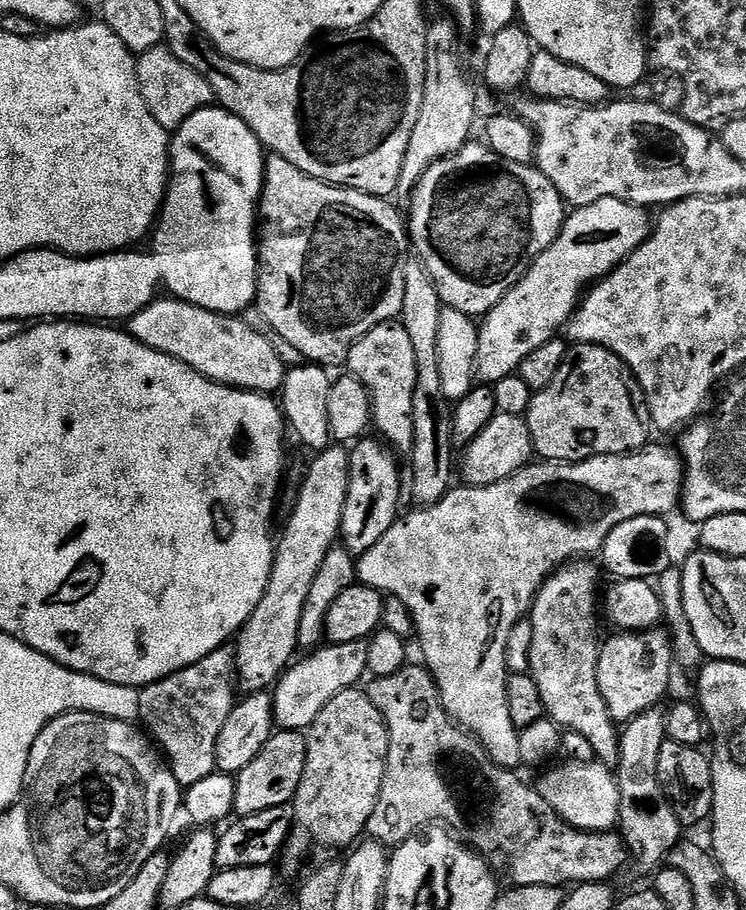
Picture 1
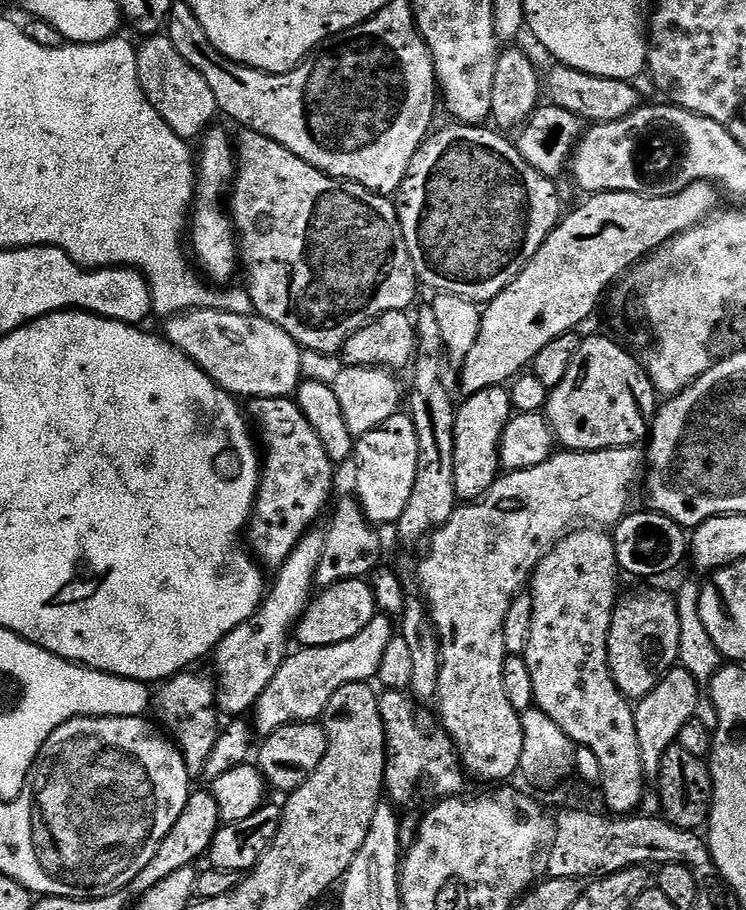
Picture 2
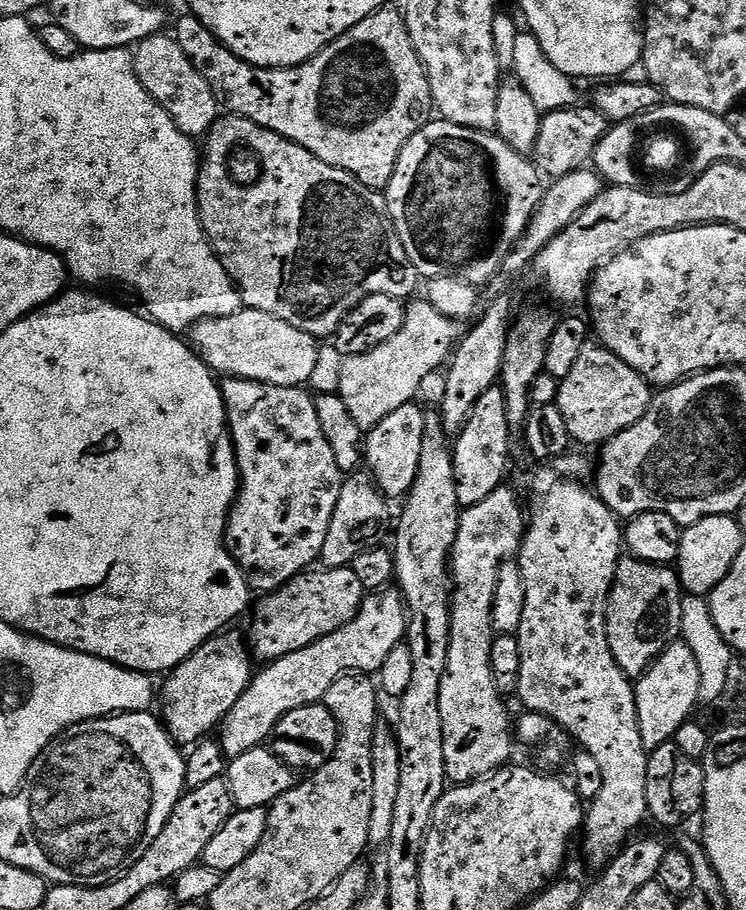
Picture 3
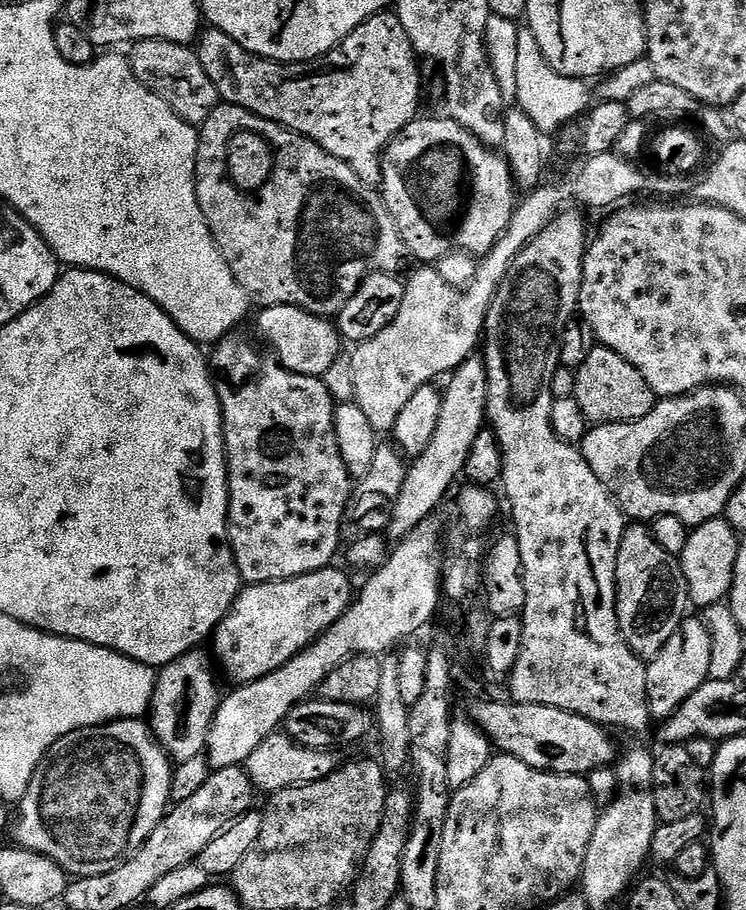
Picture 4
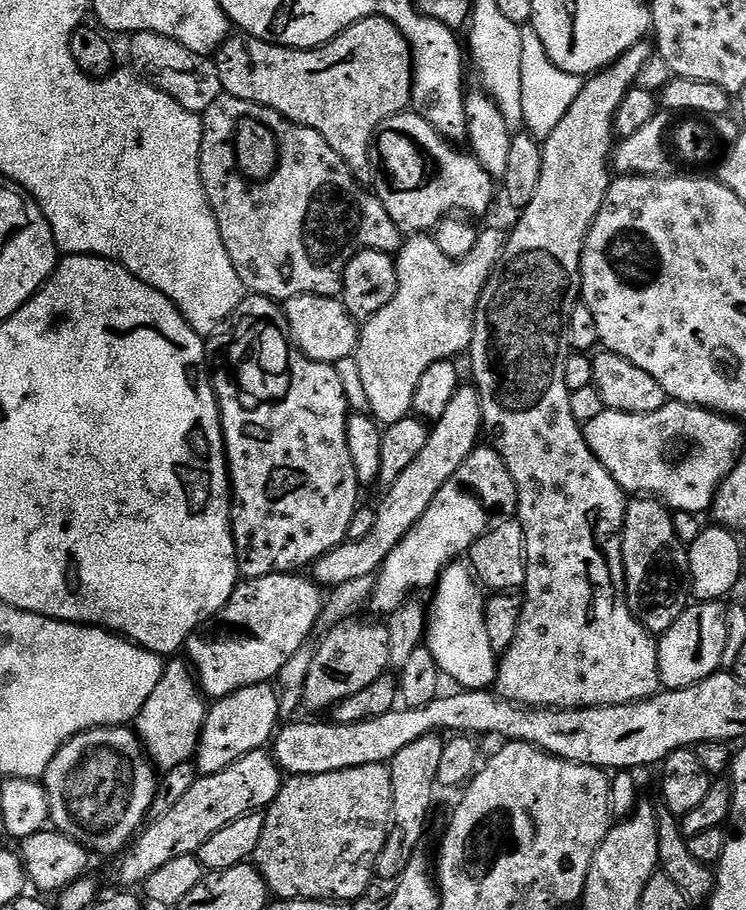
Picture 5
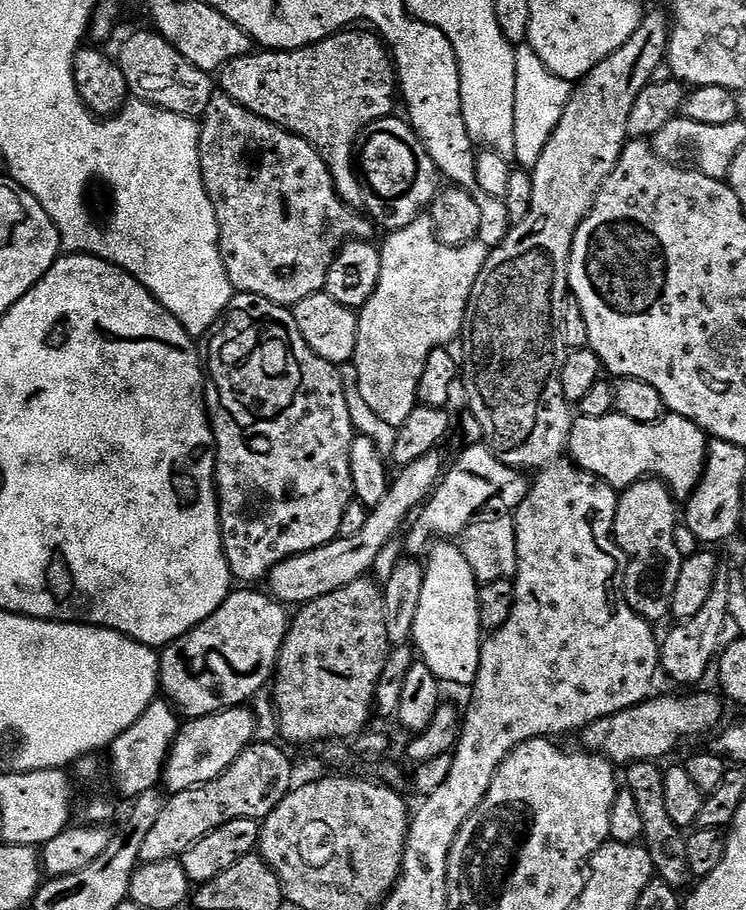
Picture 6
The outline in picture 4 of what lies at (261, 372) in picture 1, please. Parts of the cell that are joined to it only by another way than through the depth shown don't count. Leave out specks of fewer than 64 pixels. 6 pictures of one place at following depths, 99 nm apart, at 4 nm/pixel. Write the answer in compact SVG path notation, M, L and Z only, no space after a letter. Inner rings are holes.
M292 306L264 308L261 313L256 324L260 327L261 334L272 343L281 368L303 376L327 377L327 372L335 366L336 359L340 356L340 344L342 345L337 325L331 319Z

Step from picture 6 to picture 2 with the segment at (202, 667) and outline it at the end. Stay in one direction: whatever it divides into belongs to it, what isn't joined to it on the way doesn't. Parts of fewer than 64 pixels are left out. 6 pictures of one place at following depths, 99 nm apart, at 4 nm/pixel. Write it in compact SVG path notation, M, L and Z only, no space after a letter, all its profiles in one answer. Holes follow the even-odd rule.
M367 579L343 580L329 588L319 589L309 599L299 620L294 625L294 636L306 648L318 646L334 646L338 642L346 642L354 638L354 634L362 634L378 615L378 609L374 602L371 583Z

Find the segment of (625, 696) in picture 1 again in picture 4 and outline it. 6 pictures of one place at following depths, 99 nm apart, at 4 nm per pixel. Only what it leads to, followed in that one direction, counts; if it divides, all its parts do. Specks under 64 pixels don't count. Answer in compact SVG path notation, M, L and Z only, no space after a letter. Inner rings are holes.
M632 522L625 527L616 559L616 617L620 623L620 633L635 656L657 656L662 646L670 642L670 634L674 634L674 630L678 630L678 626L686 618L684 607L689 607L690 601L683 583L678 579L677 568L674 557L658 546L651 531L643 523Z

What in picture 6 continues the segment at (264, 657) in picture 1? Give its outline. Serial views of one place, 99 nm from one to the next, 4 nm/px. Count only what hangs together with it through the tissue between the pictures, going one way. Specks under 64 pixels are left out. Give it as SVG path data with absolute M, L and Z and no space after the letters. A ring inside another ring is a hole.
M157 698L123 734L110 745L112 776L120 792L129 798L141 796L146 790L157 787L164 779L164 769L172 743L182 727L181 717L167 699Z

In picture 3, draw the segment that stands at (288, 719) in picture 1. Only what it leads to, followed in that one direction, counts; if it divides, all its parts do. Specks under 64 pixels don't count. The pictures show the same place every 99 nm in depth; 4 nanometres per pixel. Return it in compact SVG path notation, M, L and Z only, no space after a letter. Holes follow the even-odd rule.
M381 590L365 595L360 613L351 620L342 630L306 646L302 650L294 650L282 658L271 661L267 666L255 673L248 688L234 702L234 710L230 710L228 717L218 729L218 739L225 757L241 756L246 750L261 747L271 737L274 726L278 726L280 719L290 710L298 710L302 706L319 704L324 699L326 690L334 686L334 682L345 674L376 674L379 673L382 662L390 655L390 650L398 646L405 639L408 631L408 609L404 597L396 590Z

